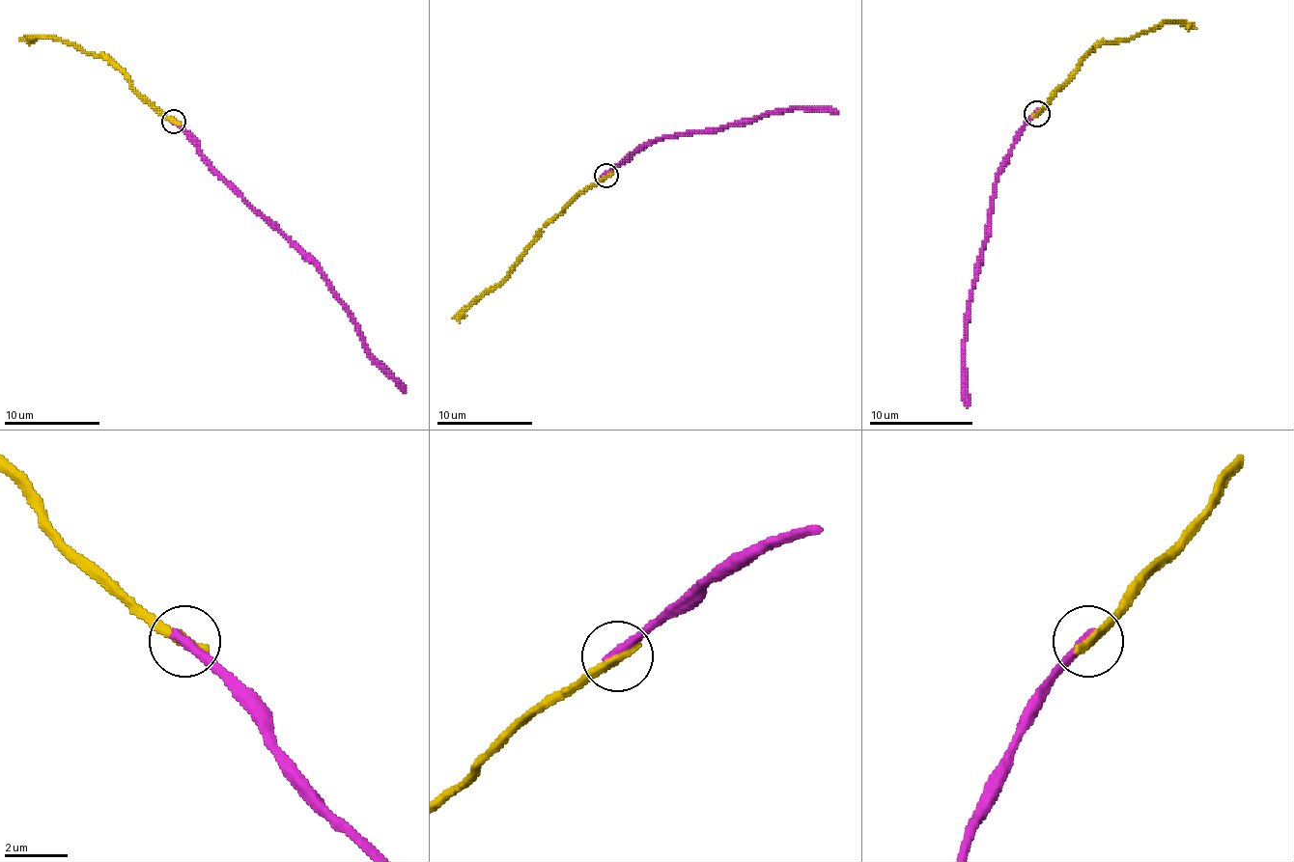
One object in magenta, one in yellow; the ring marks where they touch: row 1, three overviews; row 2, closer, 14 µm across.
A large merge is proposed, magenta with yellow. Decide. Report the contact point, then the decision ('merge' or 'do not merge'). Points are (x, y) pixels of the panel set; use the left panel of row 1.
place (174, 121); do not merge

